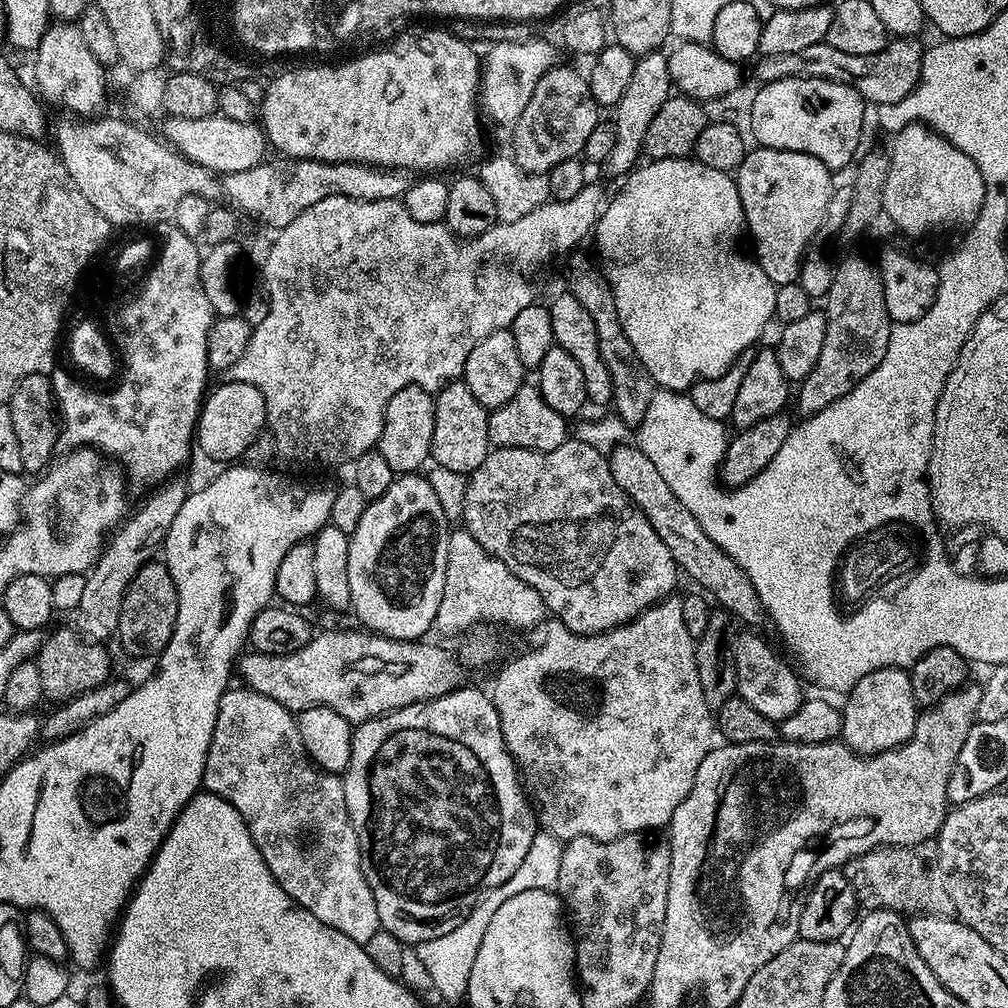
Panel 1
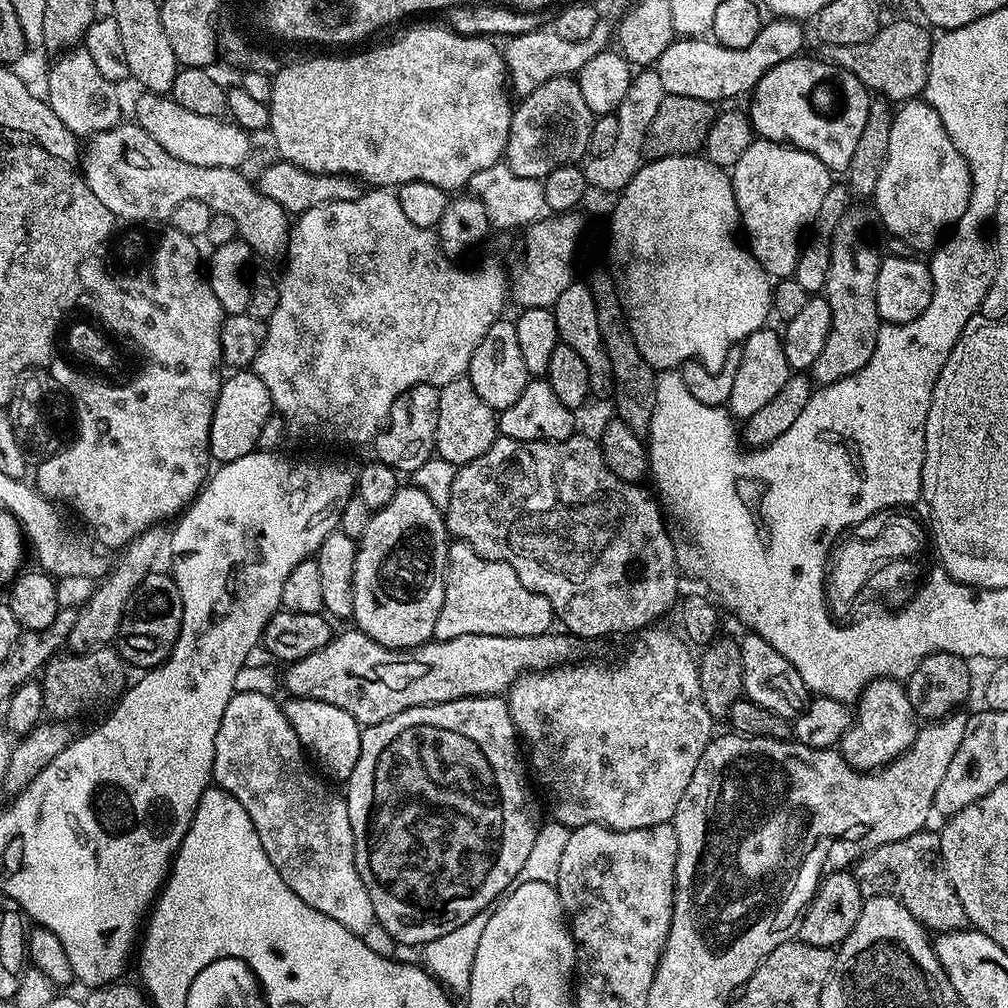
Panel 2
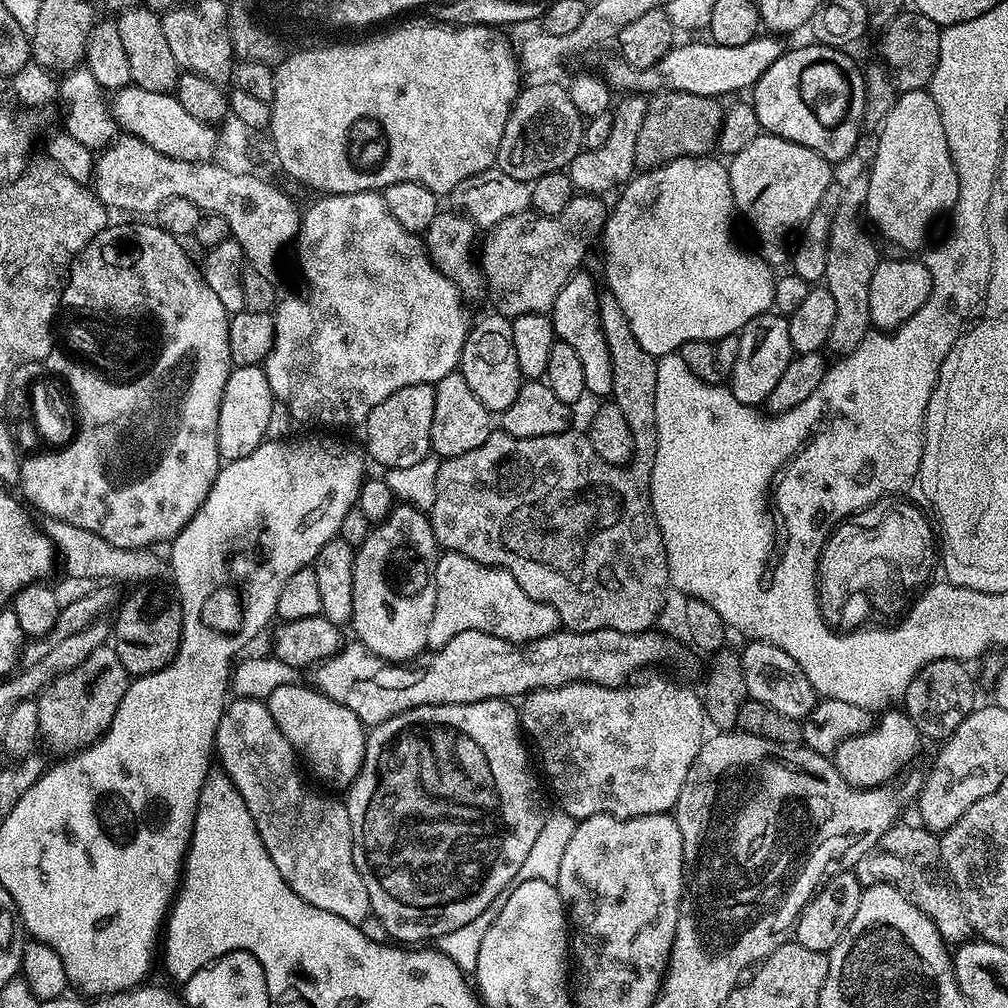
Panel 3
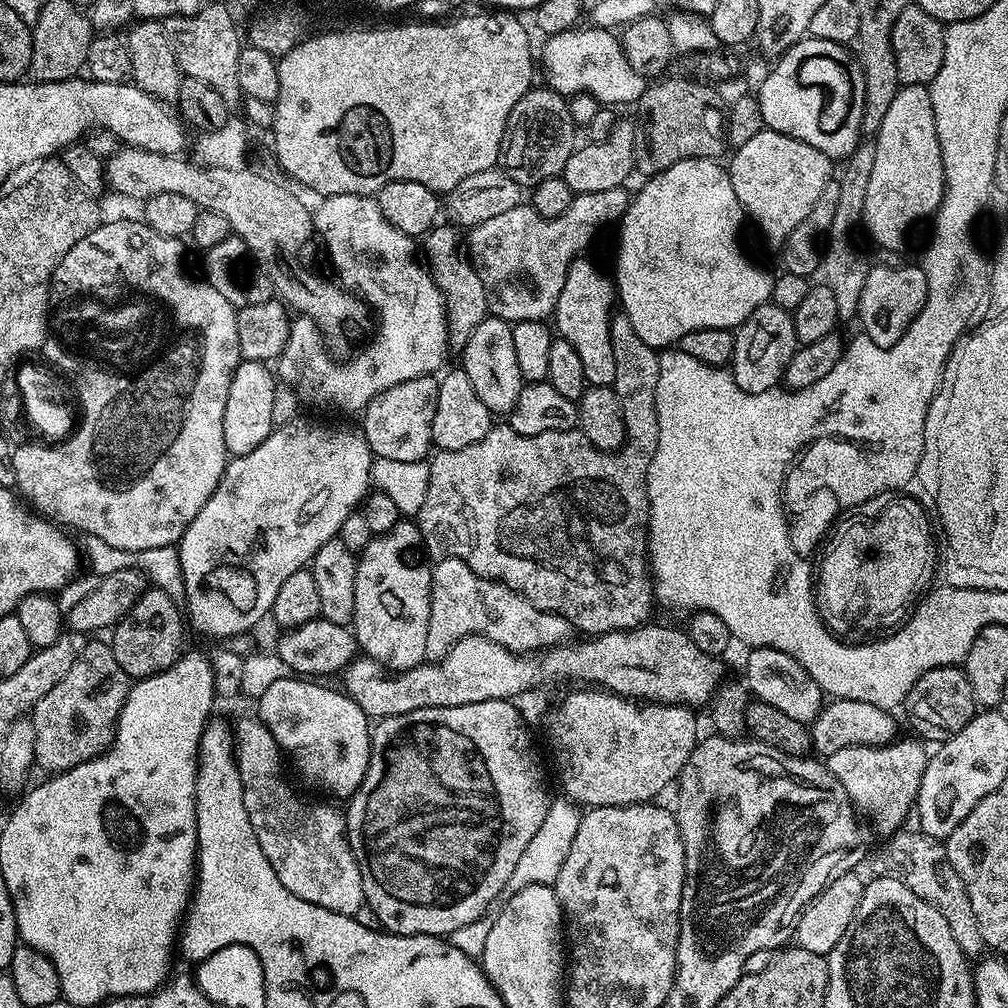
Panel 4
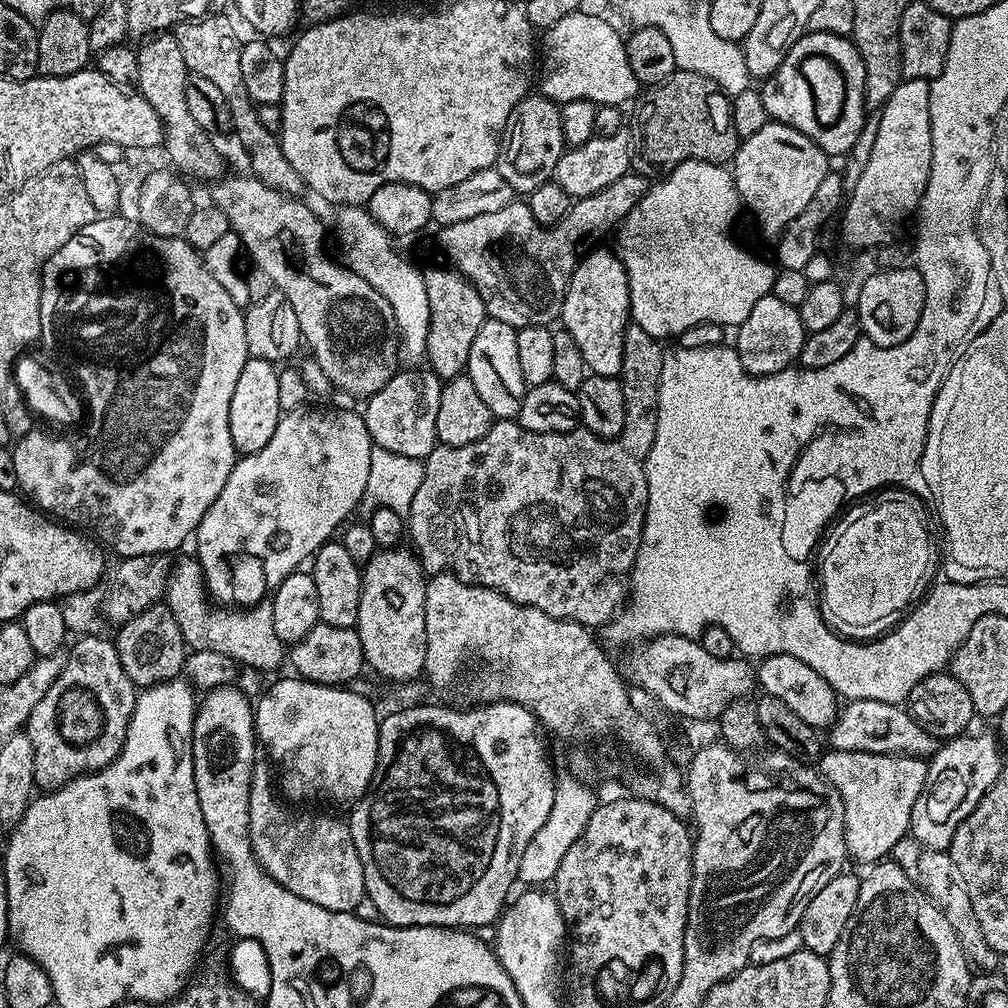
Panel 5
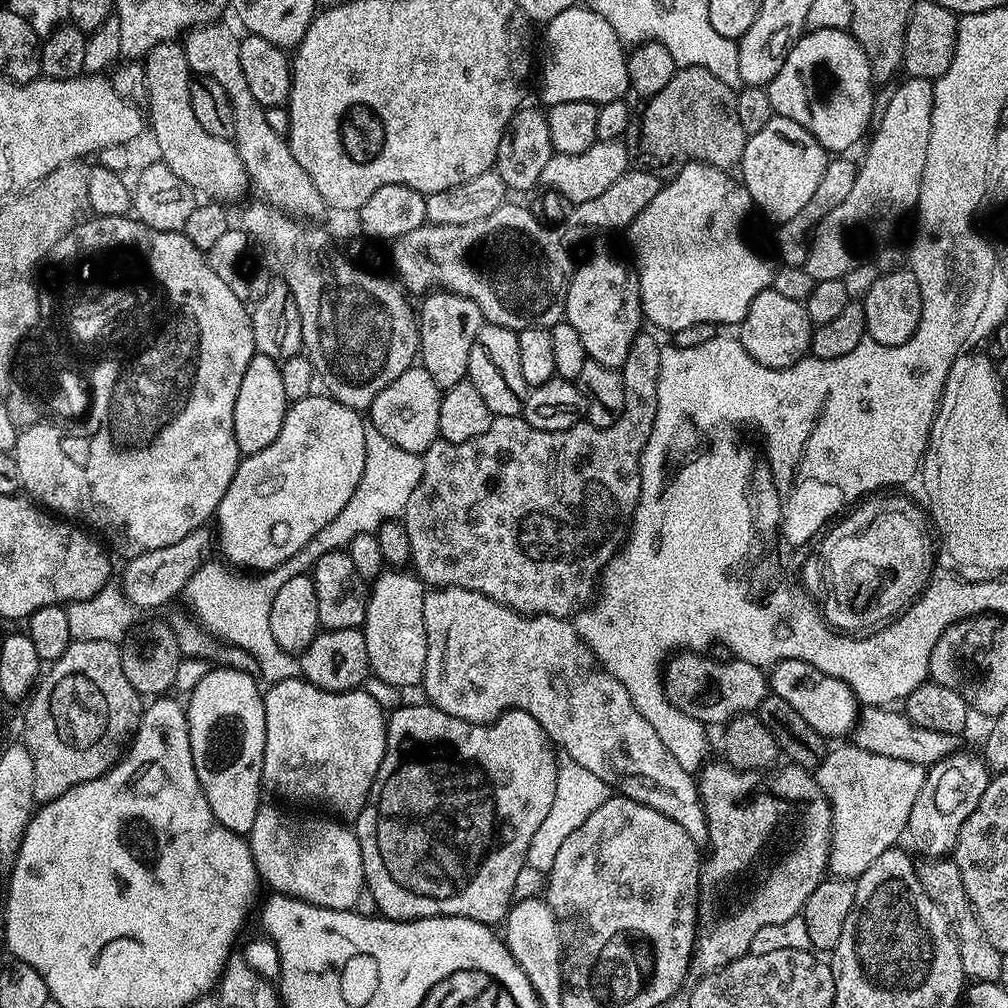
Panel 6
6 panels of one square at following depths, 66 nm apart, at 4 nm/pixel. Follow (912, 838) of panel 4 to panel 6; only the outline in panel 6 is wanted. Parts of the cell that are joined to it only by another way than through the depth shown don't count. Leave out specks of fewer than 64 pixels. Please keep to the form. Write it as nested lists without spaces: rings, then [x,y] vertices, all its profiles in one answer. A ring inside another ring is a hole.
[[[930,858],[922,863],[917,865],[919,882],[922,883],[927,897],[943,910],[944,917],[947,918],[948,927],[956,938],[958,958],[962,958],[965,977],[972,982],[985,980],[991,984],[997,983],[1002,974],[1002,958],[1005,953],[999,952],[990,942],[990,938],[986,938],[982,922],[970,902],[970,894],[966,894],[956,862],[950,858]]]

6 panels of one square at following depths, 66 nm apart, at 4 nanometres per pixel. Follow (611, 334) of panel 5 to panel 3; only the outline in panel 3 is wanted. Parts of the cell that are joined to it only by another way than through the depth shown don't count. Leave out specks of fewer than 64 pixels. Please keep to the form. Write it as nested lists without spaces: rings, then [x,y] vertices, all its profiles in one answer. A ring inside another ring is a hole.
[[[577,270],[568,279],[566,286],[562,286],[562,290],[550,310],[550,315],[558,339],[566,342],[566,346],[571,346],[578,353],[578,359],[582,362],[582,371],[586,377],[587,395],[589,397],[604,396],[600,398],[611,397],[614,386],[614,366],[610,362],[610,350],[606,346],[606,338],[602,334],[602,326],[600,325],[600,292],[598,287],[596,288],[595,282],[584,273],[584,270]]]

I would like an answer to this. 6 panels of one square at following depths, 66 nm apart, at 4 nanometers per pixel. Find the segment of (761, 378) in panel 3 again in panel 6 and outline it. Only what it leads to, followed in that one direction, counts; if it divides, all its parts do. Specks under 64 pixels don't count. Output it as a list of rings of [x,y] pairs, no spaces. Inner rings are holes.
[[[767,288],[750,302],[750,310],[739,325],[738,338],[743,342],[744,349],[762,366],[788,368],[805,359],[812,342],[813,327],[803,304]]]

